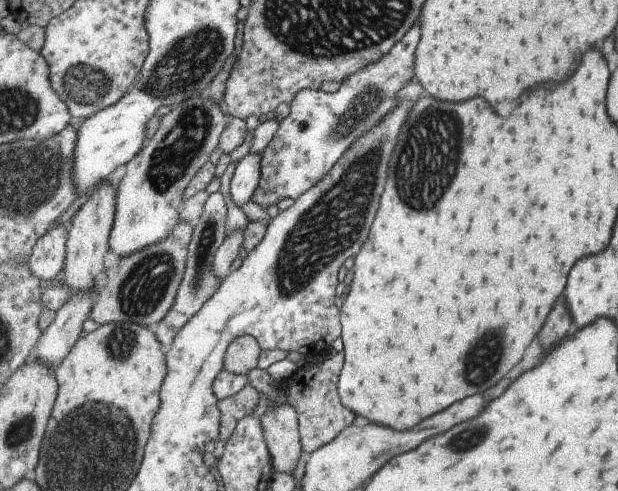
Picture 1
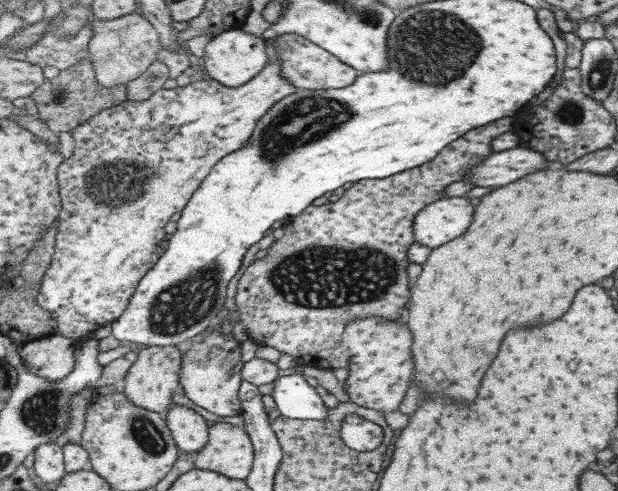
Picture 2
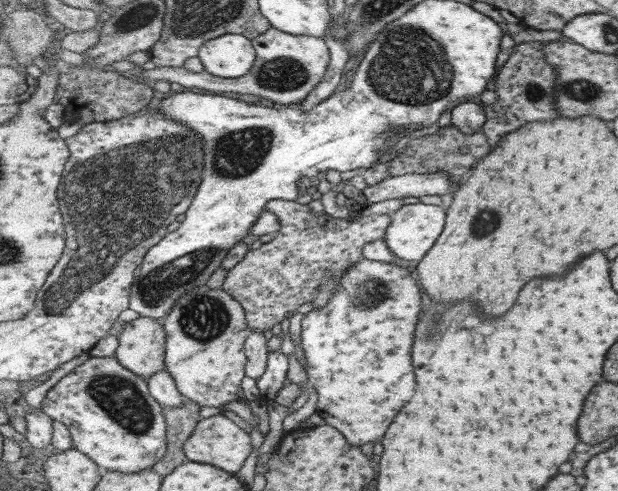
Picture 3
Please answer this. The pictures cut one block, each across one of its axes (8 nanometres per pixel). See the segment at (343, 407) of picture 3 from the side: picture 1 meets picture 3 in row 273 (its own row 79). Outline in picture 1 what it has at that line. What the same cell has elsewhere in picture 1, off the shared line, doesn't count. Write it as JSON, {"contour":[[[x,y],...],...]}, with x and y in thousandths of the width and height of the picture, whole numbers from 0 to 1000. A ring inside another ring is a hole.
{"contour":[[[683,33],[652,81],[646,84],[623,116],[561,159],[540,189],[494,181],[477,198],[469,216],[469,230],[453,248],[442,289],[437,289],[426,310],[424,367],[409,403],[413,415],[430,428],[435,418],[448,415],[458,403],[477,407],[487,401],[534,352],[534,346],[553,326],[555,314],[568,305],[568,297],[581,289],[581,281],[587,281],[587,273],[597,273],[600,265],[607,265],[607,257],[613,257],[613,248],[620,248],[626,232],[639,228],[639,220],[646,216],[646,200],[639,198],[642,185],[676,155],[672,147],[672,126],[676,124],[676,98],[683,81],[681,41],[684,41]]]}

